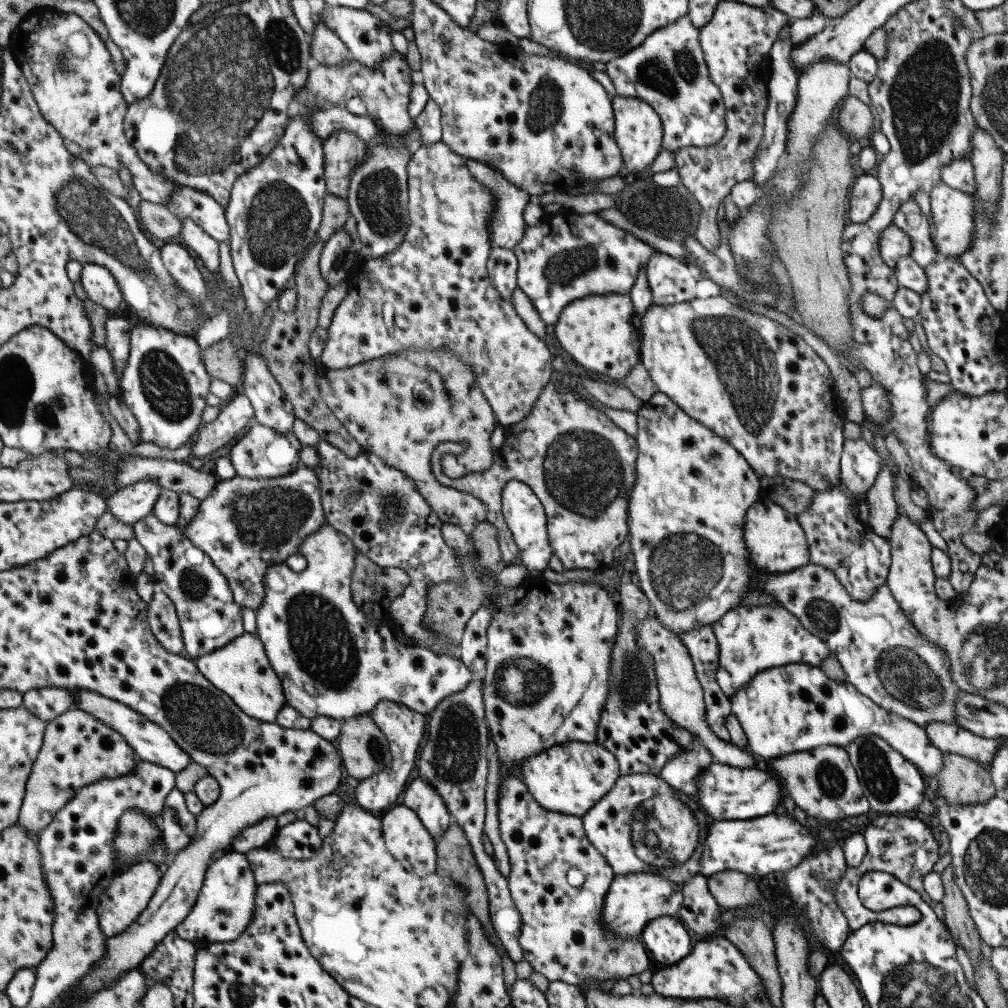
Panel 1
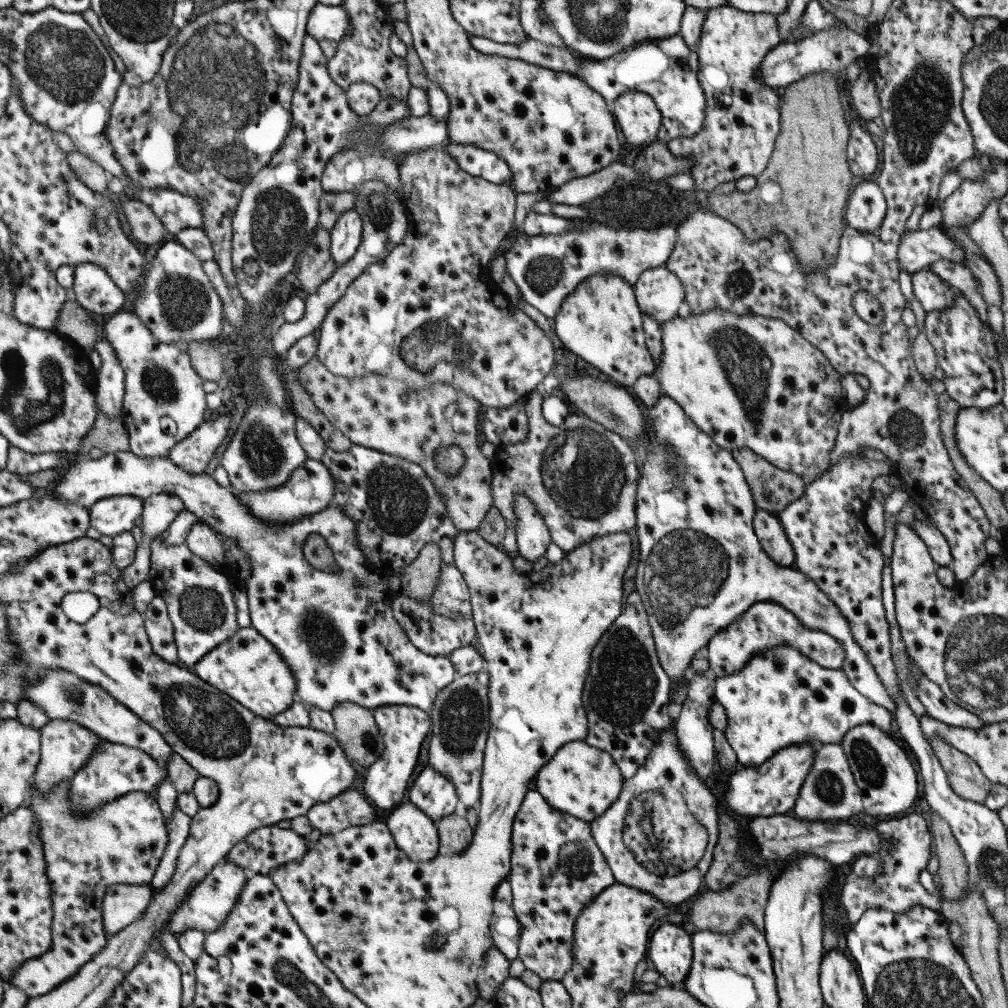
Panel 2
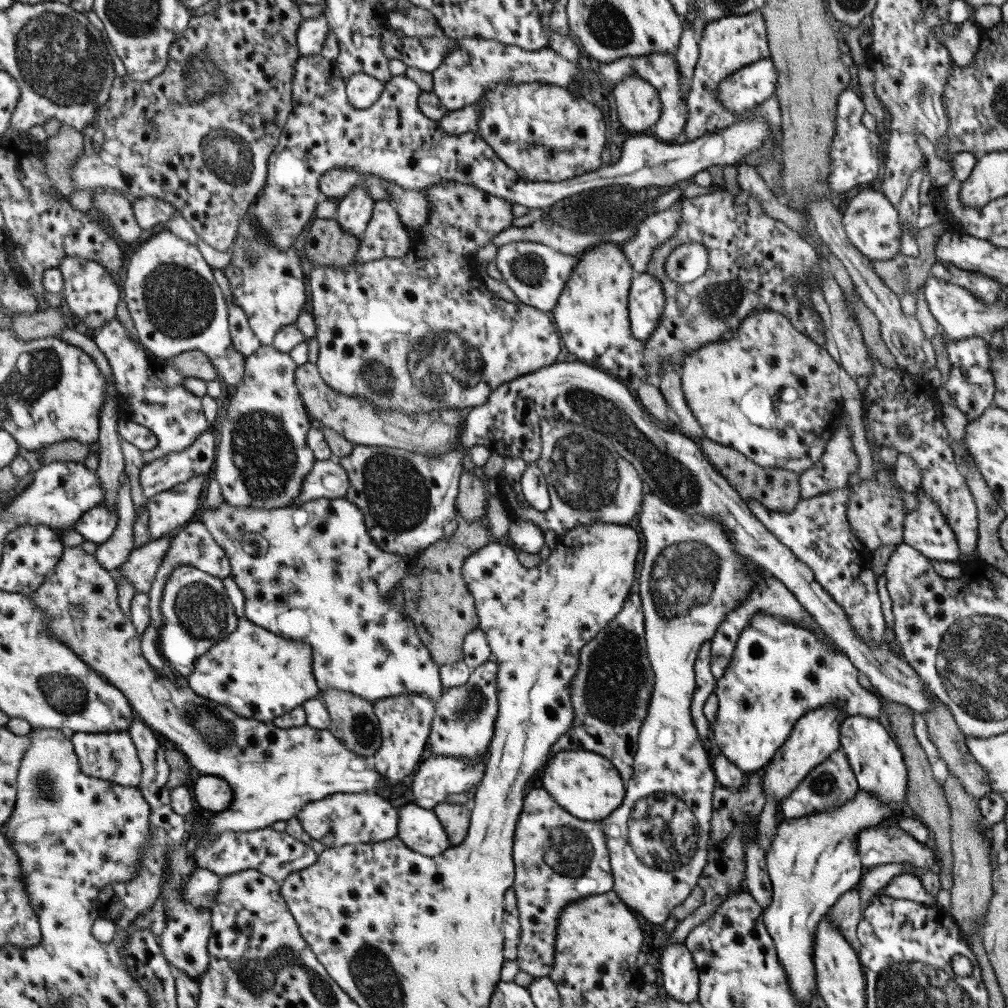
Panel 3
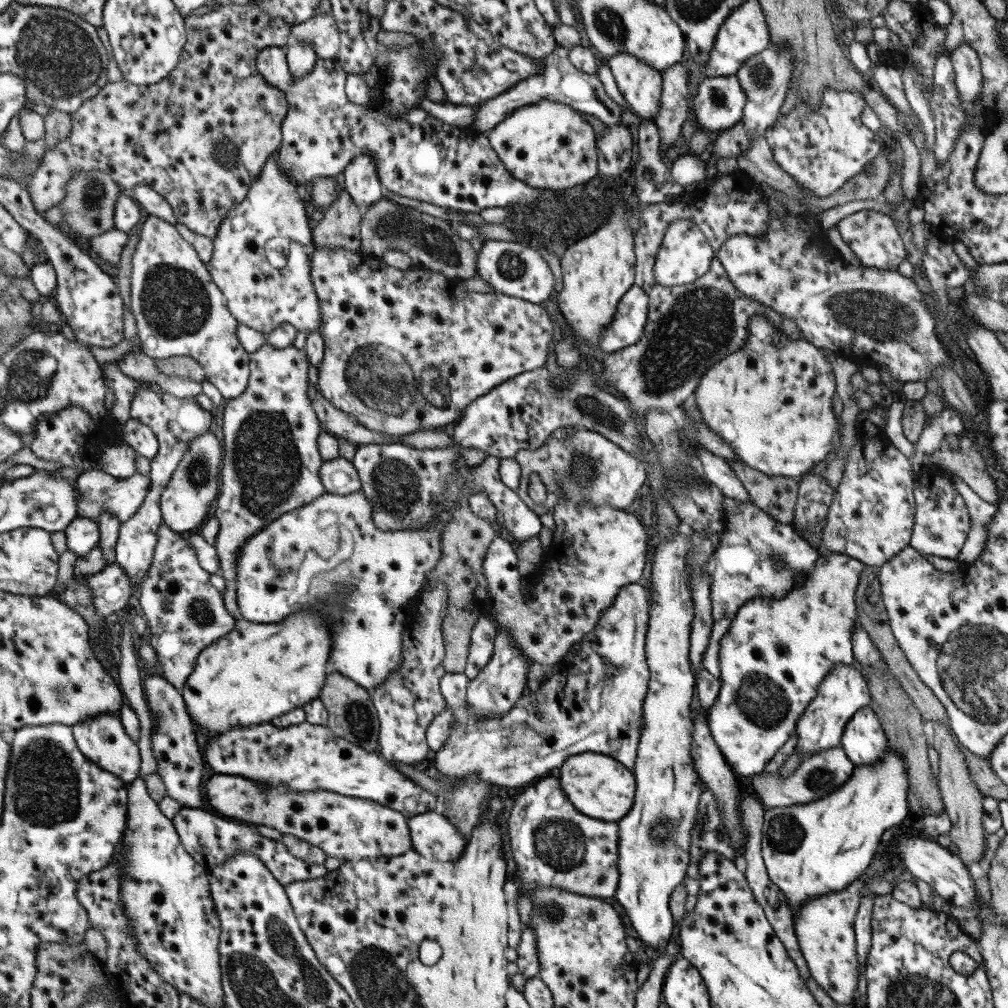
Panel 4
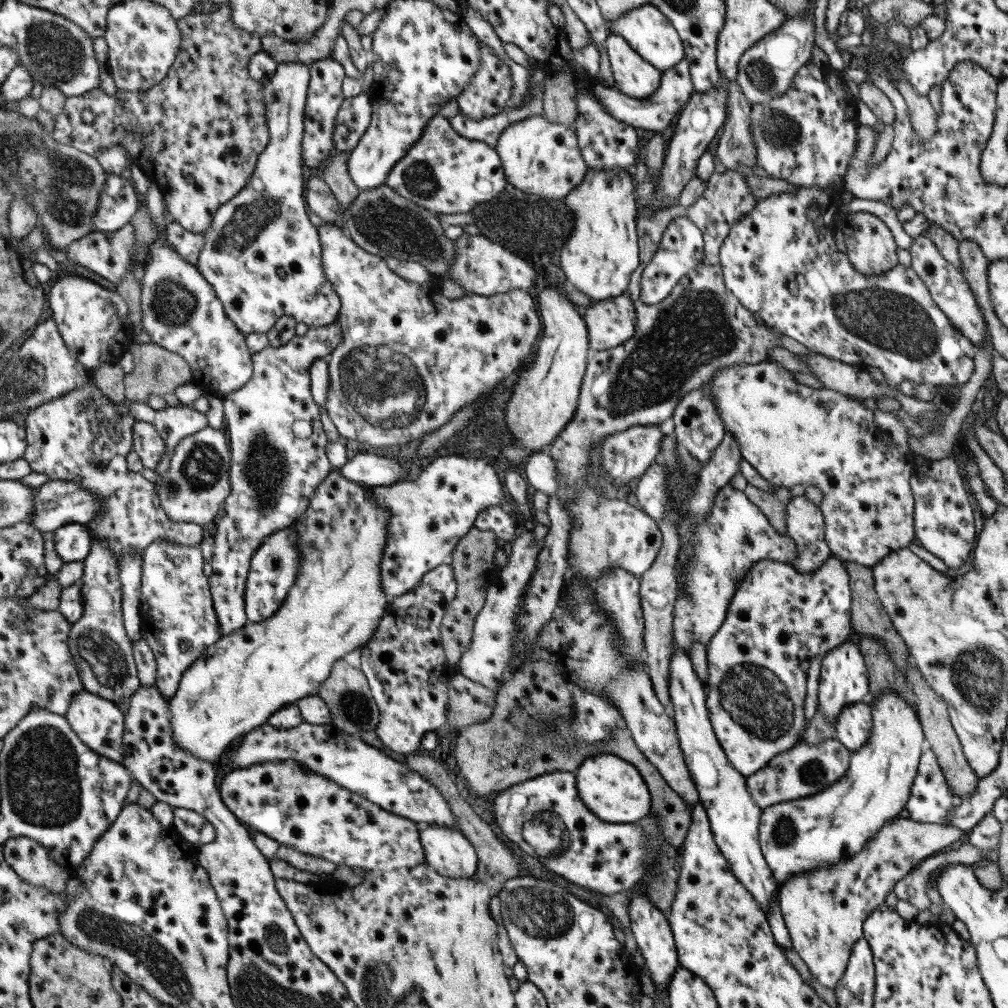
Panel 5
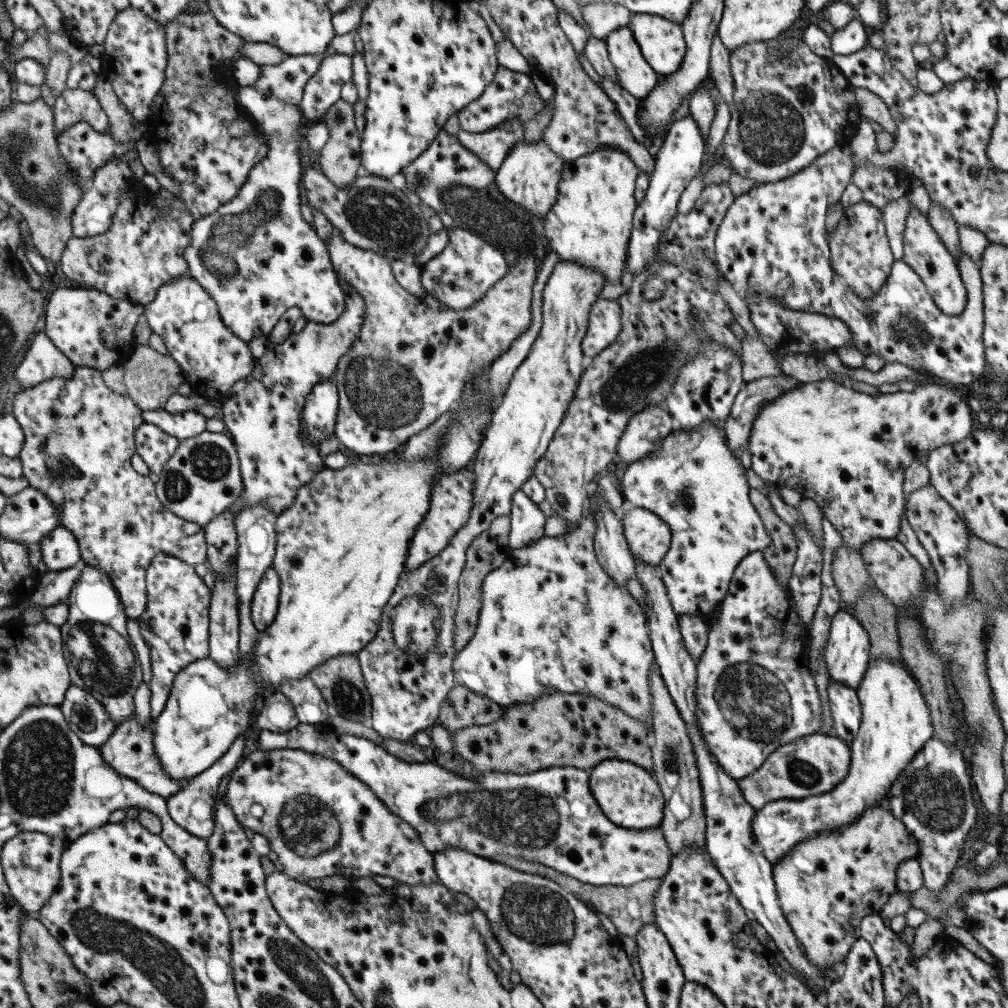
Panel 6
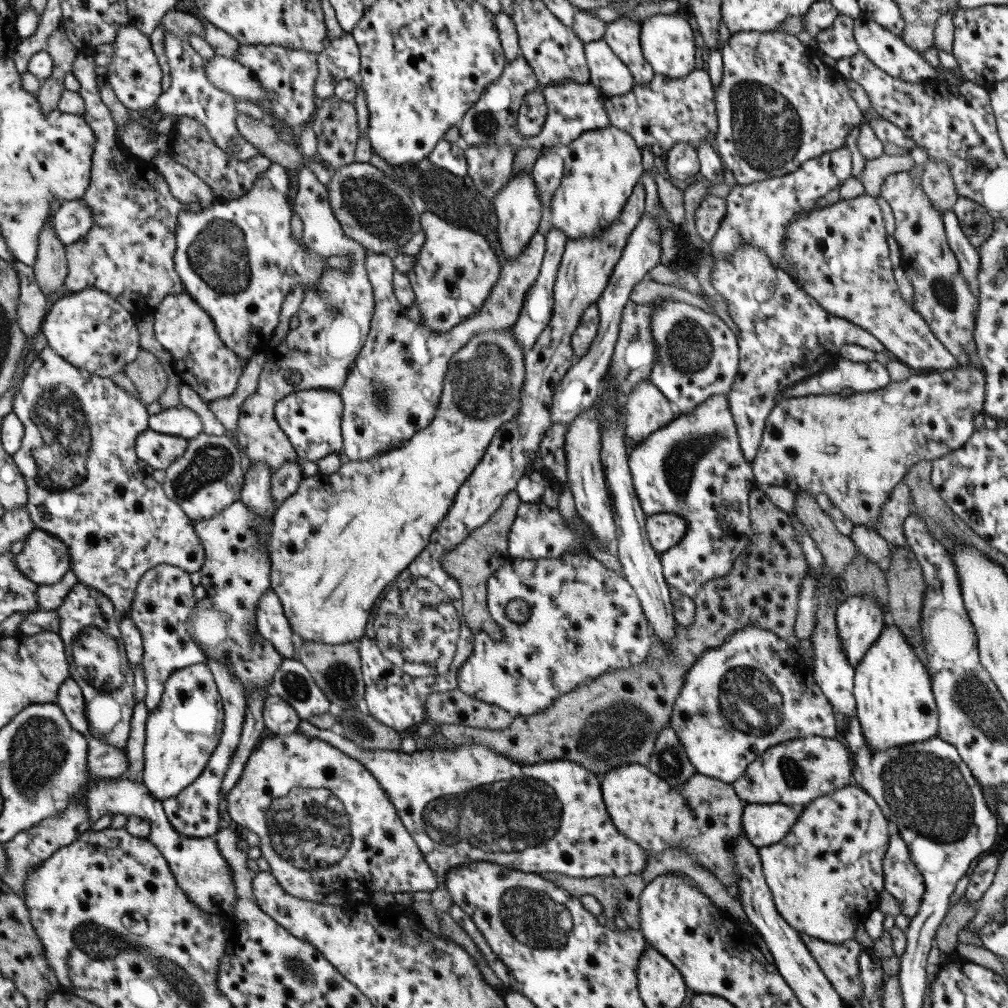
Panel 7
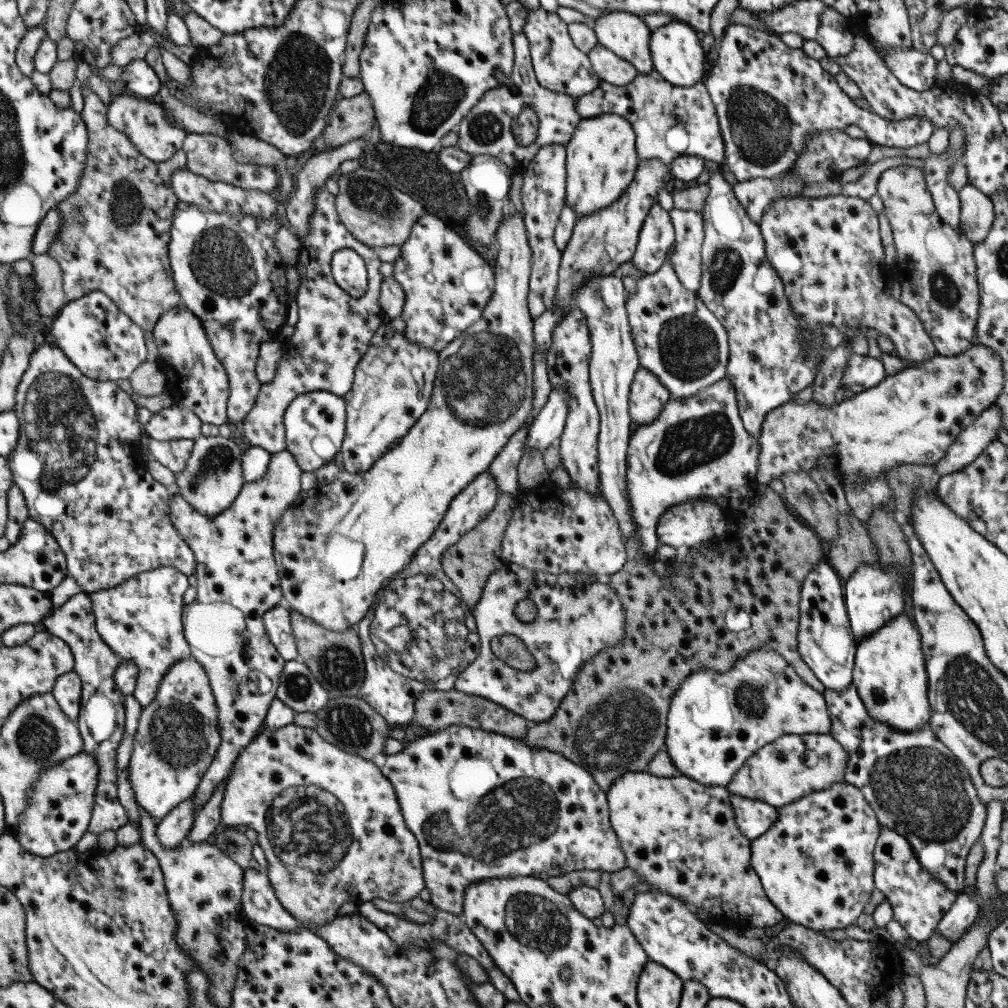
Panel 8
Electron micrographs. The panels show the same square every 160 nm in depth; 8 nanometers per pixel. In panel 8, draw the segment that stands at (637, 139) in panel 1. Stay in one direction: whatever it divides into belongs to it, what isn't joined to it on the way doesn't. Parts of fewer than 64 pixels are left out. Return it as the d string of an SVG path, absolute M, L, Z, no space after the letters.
M605 11L593 20L591 28L596 43L623 58L635 68L636 74L649 74L653 70L649 53L647 25L628 11Z

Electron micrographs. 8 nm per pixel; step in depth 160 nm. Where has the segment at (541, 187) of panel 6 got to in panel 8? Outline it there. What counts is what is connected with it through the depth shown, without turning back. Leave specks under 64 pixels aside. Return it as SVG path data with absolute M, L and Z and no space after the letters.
M513 212L502 218L496 235L494 236L499 250L495 260L494 286L487 304L483 307L481 316L468 326L458 338L454 338L447 346L444 346L438 354L438 367L435 371L434 383L429 402L424 413L415 420L410 429L395 442L395 445L385 451L365 472L349 474L347 471L339 472L335 480L327 485L316 485L307 491L297 494L294 502L279 516L272 530L272 556L276 564L279 577L279 586L282 594L282 603L291 611L301 614L303 618L315 622L315 625L323 629L335 632L355 628L359 620L363 619L367 609L374 605L377 592L386 585L387 580L405 568L411 562L411 558L423 542L431 536L433 529L442 522L443 516L450 506L451 500L463 490L471 481L475 480L491 464L491 461L501 452L507 444L509 437L519 430L529 418L534 390L532 387L532 352L534 351L534 340L532 333L532 316L527 306L528 281L531 270L531 251L527 244L526 228L523 224L522 215Z

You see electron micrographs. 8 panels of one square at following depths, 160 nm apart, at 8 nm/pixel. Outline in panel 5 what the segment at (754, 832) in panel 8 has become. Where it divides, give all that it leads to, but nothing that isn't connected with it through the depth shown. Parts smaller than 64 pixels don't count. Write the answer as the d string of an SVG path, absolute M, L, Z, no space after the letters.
M883 691L869 705L872 723L868 737L865 744L850 752L847 770L837 782L817 794L778 802L762 809L758 818L758 845L772 877L778 884L794 874L810 873L813 869L834 865L844 858L852 857L884 822L898 818L897 814L904 809L922 754L922 726L916 717L916 711L897 693Z

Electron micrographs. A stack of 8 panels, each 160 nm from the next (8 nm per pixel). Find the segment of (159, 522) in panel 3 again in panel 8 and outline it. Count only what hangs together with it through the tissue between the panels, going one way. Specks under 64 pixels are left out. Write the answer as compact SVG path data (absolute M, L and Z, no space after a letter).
M199 435L194 438L185 468L175 475L172 493L179 496L183 502L187 502L192 510L202 516L214 516L223 512L244 486L241 468L243 449L244 446L235 437Z

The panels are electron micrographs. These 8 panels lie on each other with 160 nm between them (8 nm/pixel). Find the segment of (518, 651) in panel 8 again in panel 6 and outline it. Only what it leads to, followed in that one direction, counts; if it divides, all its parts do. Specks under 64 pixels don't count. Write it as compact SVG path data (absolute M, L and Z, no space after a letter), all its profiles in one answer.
M508 516L495 518L491 526L485 529L482 534L475 537L467 551L464 553L462 571L458 578L458 605L455 616L453 616L453 626L455 626L454 652L457 654L460 648L473 636L477 617L479 617L482 600L480 597L483 577L503 564L503 560L509 555L508 530L510 528Z

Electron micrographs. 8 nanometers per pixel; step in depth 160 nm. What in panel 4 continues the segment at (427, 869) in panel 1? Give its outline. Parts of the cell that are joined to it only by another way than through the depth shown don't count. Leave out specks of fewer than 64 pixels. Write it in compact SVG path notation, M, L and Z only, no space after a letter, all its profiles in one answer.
M438 810L412 815L406 823L412 850L429 862L453 862L468 841Z

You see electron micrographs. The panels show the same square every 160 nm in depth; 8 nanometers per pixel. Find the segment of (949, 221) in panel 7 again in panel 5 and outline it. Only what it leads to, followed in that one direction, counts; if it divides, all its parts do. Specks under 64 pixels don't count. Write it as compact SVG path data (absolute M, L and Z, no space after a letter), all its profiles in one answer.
M828 184L822 189L816 186L796 186L796 189L792 192L776 193L763 199L756 199L754 207L750 212L745 217L741 217L740 221L730 226L728 235L723 239L719 247L718 259L723 284L737 298L739 304L742 304L749 312L756 314L762 322L777 329L779 333L793 338L799 344L803 344L812 353L817 353L863 369L868 366L879 368L887 385L893 387L895 392L898 391L897 385L903 382L903 380L911 380L911 382L917 384L929 384L933 387L948 384L956 388L960 384L965 384L969 376L971 376L971 372L973 372L973 355L976 352L976 348L955 327L948 325L946 316L939 309L932 307L928 291L925 290L923 282L919 280L917 273L911 266L903 266L897 263L894 267L881 274L863 276L856 270L853 270L846 254L841 253L835 247L833 234L836 224L836 214L842 208L839 199L840 195L840 184L835 184L835 186Z

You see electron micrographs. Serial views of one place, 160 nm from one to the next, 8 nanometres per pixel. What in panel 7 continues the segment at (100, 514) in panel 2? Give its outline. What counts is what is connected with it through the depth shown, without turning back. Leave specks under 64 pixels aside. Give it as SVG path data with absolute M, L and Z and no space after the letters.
M31 529L24 541L15 563L19 572L31 582L53 584L69 570L69 552L56 536Z

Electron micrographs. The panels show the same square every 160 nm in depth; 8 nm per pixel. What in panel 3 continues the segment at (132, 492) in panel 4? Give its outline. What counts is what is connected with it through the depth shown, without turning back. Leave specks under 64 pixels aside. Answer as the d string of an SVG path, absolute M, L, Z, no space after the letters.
M208 428L195 438L185 450L173 451L157 460L144 463L140 468L138 480L145 499L149 499L163 490L169 490L175 484L187 482L189 477L195 475L204 476L209 471L211 464L214 463L215 449L215 438Z

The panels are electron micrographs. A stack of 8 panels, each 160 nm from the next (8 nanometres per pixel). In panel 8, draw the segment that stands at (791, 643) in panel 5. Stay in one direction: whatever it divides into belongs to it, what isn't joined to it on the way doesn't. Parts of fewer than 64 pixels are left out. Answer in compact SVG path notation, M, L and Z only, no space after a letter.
M760 646L732 664L731 670L716 673L704 668L688 674L671 697L666 714L664 748L679 774L705 786L726 786L733 773L765 743L783 735L829 734L830 715L823 695L813 690L774 650Z

